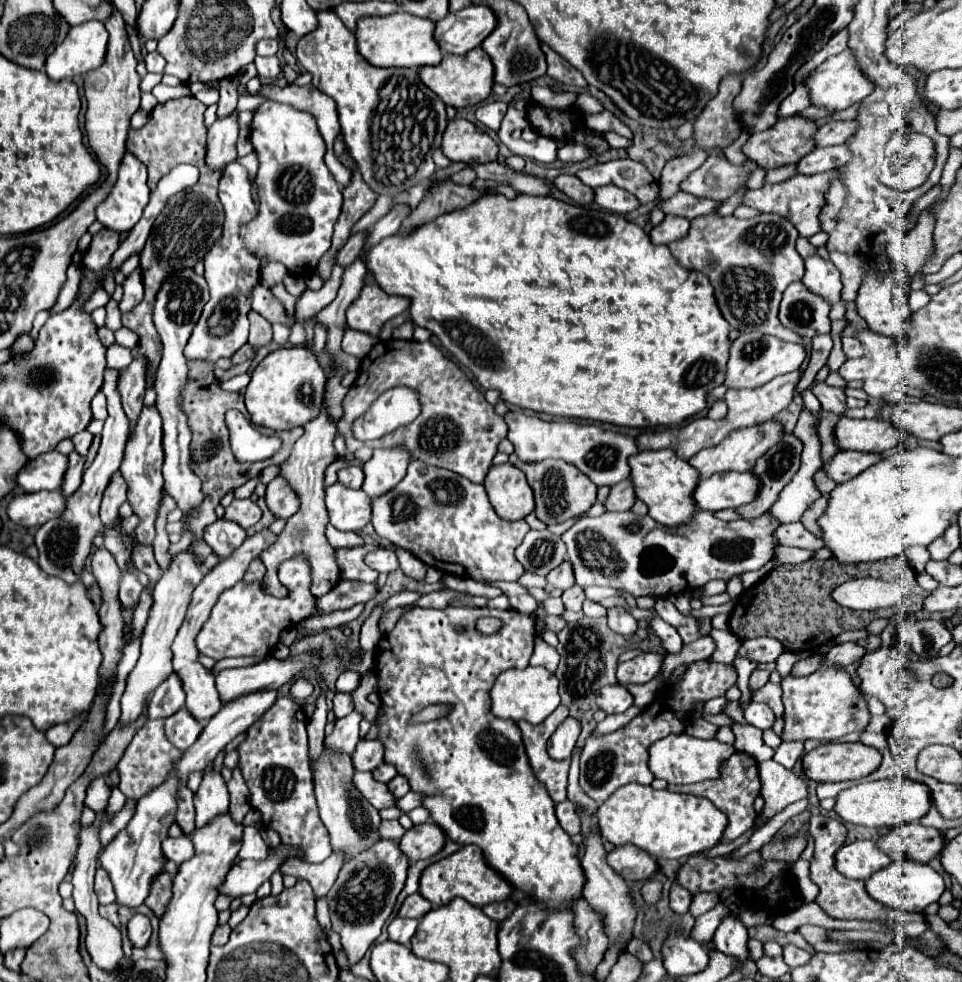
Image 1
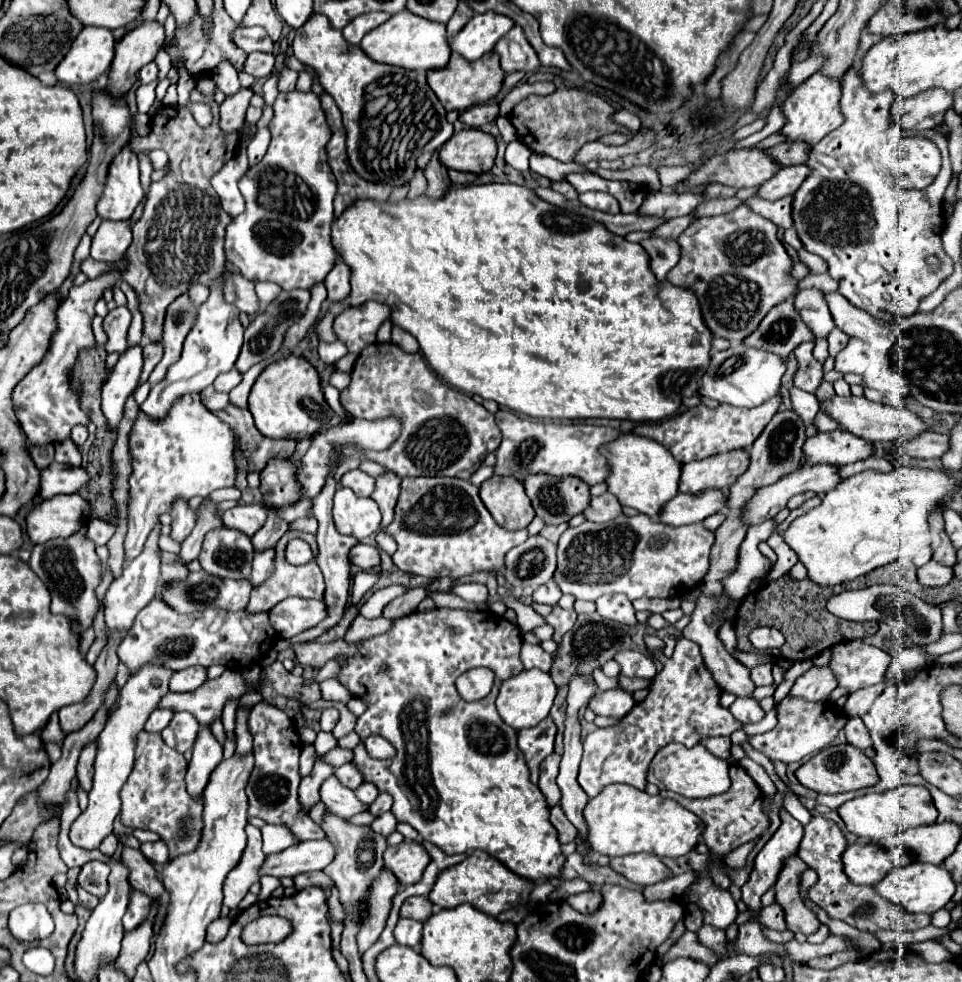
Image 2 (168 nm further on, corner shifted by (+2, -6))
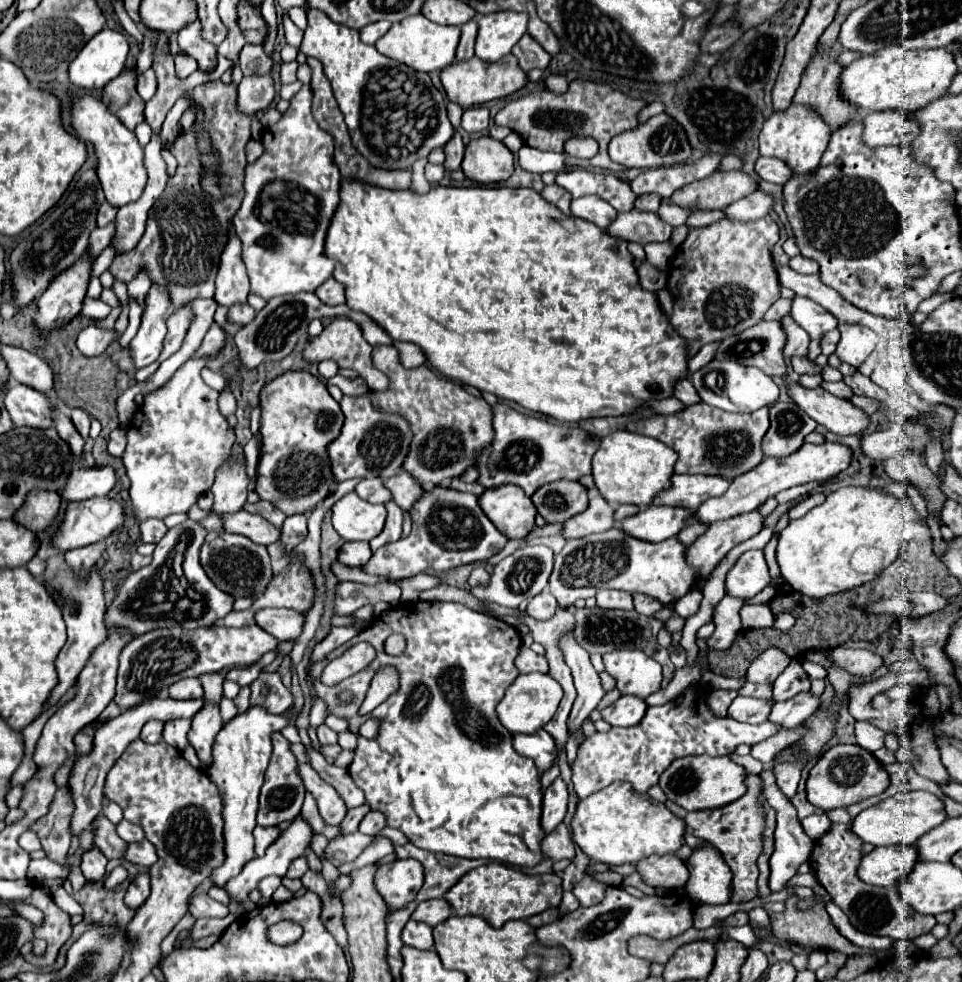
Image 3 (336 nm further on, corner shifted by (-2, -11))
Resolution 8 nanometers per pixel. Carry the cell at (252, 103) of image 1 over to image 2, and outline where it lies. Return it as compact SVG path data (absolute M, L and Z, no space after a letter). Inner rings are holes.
M284 68L278 74L278 92L292 92L296 88L296 80L298 80L298 72Z

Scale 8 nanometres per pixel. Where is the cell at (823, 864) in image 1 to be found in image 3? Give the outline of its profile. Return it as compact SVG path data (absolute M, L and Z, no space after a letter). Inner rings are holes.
M834 823L830 831L816 841L814 851L810 855L810 867L818 879L818 883L828 891L832 901L850 917L850 923L864 933L872 935L886 935L892 939L914 939L922 933L928 933L936 919L930 915L920 915L910 905L906 905L898 893L898 887L874 887L864 883L856 871L862 859L862 845L864 841L848 831L846 825Z

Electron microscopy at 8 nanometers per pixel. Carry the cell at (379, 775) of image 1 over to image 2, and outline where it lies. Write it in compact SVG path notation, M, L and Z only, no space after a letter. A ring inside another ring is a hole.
M364 782L364 784L360 784L360 786L356 788L356 796L358 796L358 800L362 800L364 804L372 804L378 794L380 794L378 788L374 788L374 784L370 784L370 782Z

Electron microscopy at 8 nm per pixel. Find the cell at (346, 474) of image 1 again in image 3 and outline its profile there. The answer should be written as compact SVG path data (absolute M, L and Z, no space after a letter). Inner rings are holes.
M378 477L376 479L362 479L356 487L356 493L370 503L388 503L392 499L392 493L384 487L382 479L378 479Z

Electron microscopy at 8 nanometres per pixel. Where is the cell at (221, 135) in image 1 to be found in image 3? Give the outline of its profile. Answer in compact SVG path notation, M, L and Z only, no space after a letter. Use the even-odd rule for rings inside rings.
M270 73L244 77L238 85L238 109L248 115L258 113L260 109L268 109L274 97L274 79Z

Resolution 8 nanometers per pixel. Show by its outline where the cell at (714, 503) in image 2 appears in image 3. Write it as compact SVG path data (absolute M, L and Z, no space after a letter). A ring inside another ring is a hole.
M646 507L644 511L626 517L624 521L618 521L616 527L620 527L626 535L638 537L640 541L664 541L668 537L676 537L676 533L684 527L686 517L690 517L690 509L682 507Z

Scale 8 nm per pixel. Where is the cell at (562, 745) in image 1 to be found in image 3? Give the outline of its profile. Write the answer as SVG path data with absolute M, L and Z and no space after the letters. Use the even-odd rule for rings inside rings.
M558 777L546 791L542 801L542 817L540 825L544 833L552 833L566 817L566 805L568 805L568 789L562 777Z

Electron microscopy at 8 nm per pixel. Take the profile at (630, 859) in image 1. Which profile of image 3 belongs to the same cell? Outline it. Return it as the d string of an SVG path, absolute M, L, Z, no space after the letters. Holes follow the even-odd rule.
M654 855L638 861L638 873L646 883L652 887L666 887L678 889L684 887L688 881L688 869L682 859L676 855Z

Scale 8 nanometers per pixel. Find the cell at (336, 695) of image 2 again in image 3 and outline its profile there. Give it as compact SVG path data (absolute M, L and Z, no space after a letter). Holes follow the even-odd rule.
M316 699L318 703L316 705L312 705L312 711L310 711L310 727L314 727L314 729L318 729L322 723L324 723L324 719L326 719L326 703L322 701L322 699Z

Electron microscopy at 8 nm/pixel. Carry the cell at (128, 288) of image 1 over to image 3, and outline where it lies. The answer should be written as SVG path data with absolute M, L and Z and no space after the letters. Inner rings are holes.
M88 325L84 331L80 331L76 339L76 347L84 357L98 357L106 351L112 339L116 339L116 331L104 331L94 325Z

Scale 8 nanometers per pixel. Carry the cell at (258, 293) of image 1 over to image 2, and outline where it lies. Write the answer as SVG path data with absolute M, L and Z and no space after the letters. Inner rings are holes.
M240 274L234 276L226 276L226 284L224 284L224 298L228 302L232 302L240 312L246 312L250 316L260 312L260 300L256 296L254 290L254 282L246 280Z

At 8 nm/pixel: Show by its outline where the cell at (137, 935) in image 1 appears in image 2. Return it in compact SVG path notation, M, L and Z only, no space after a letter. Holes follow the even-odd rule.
M138 890L132 892L130 906L124 916L124 932L130 932L130 928L138 928L138 924L142 924L142 920L146 920L146 916L150 914L150 904L152 904L152 900L148 896L144 896Z

